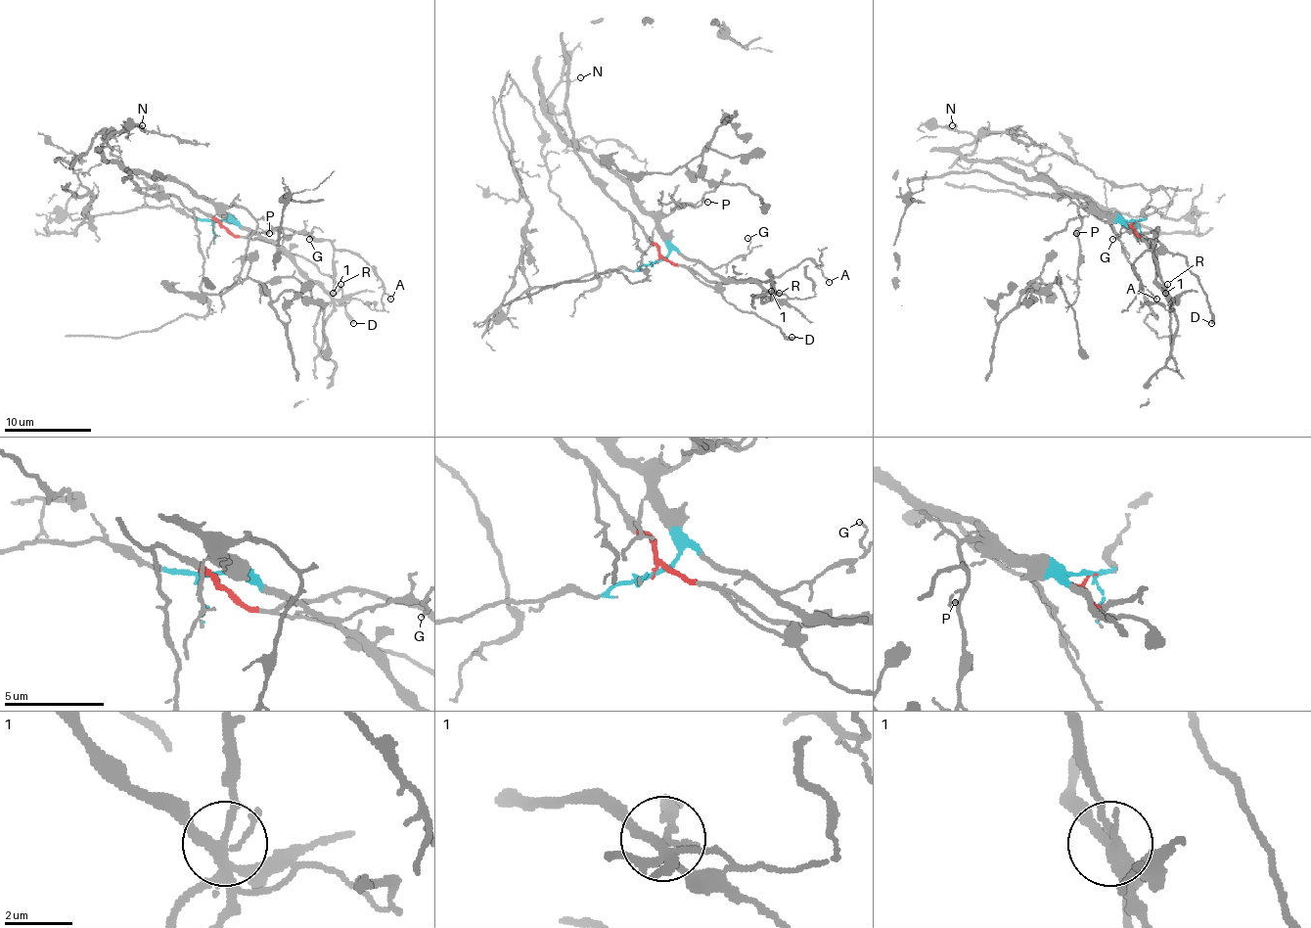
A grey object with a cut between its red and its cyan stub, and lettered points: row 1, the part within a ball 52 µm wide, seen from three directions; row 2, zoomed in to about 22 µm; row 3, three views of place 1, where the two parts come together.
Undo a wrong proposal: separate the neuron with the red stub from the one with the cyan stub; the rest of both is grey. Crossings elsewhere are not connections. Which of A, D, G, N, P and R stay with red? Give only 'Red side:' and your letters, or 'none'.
Red side: A, D

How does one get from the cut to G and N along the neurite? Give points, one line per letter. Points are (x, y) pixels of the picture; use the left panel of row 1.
G: (219, 221), (239, 223), (249, 232), (278, 239), (295, 232), (311, 232), (308, 239)
N: (219, 221), (231, 221), (181, 182), (155, 180), (107, 161), (101, 150), (107, 139), (133, 123), (142, 126)

